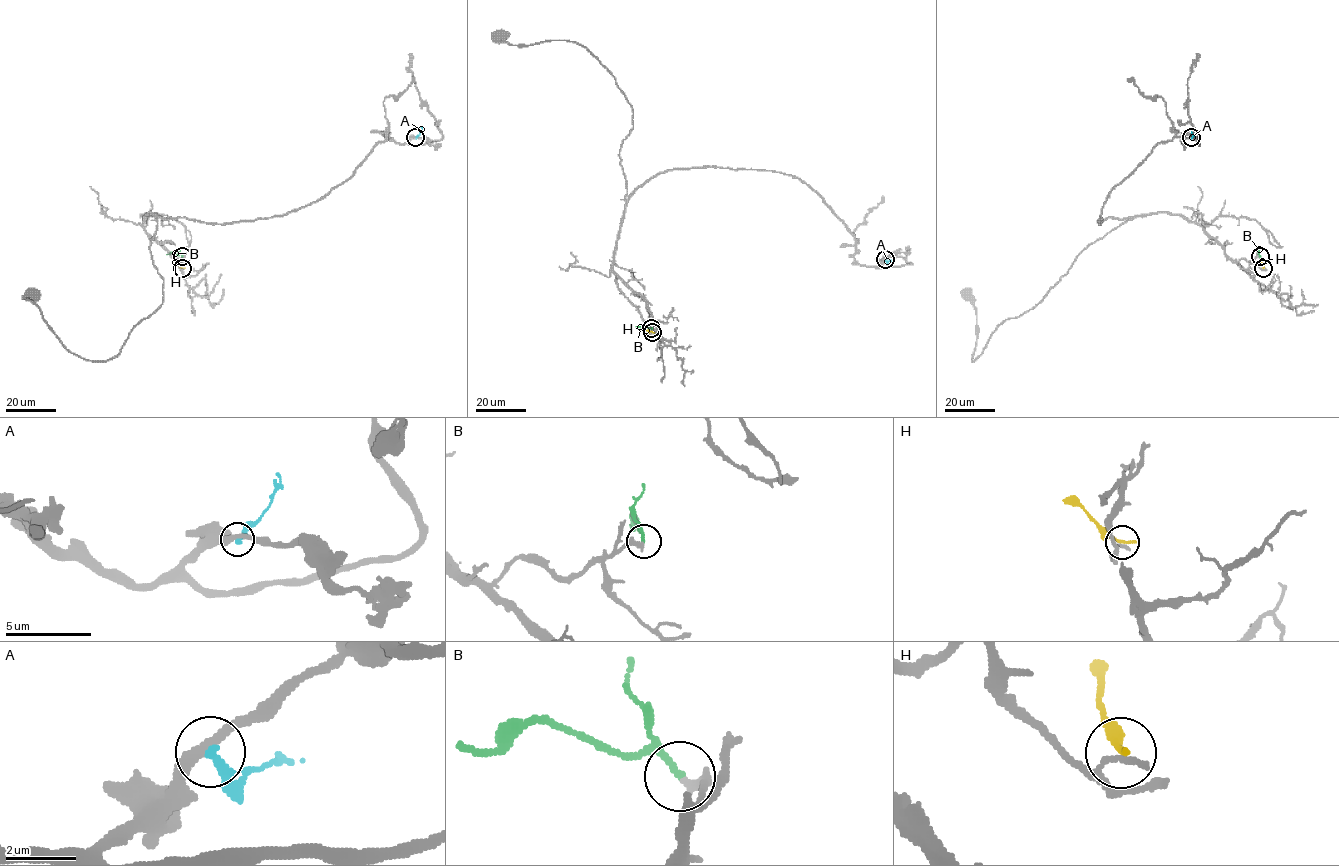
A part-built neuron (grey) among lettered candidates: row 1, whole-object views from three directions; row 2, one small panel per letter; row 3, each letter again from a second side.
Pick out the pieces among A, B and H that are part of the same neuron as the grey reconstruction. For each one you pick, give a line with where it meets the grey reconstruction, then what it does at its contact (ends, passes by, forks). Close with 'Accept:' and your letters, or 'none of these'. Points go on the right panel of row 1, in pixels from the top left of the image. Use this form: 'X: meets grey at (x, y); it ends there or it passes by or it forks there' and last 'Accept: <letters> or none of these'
B: meets grey at (1260, 256); it ends there
Accept: B

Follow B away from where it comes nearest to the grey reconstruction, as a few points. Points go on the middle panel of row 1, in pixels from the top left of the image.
B: (652, 328), (635, 326)

